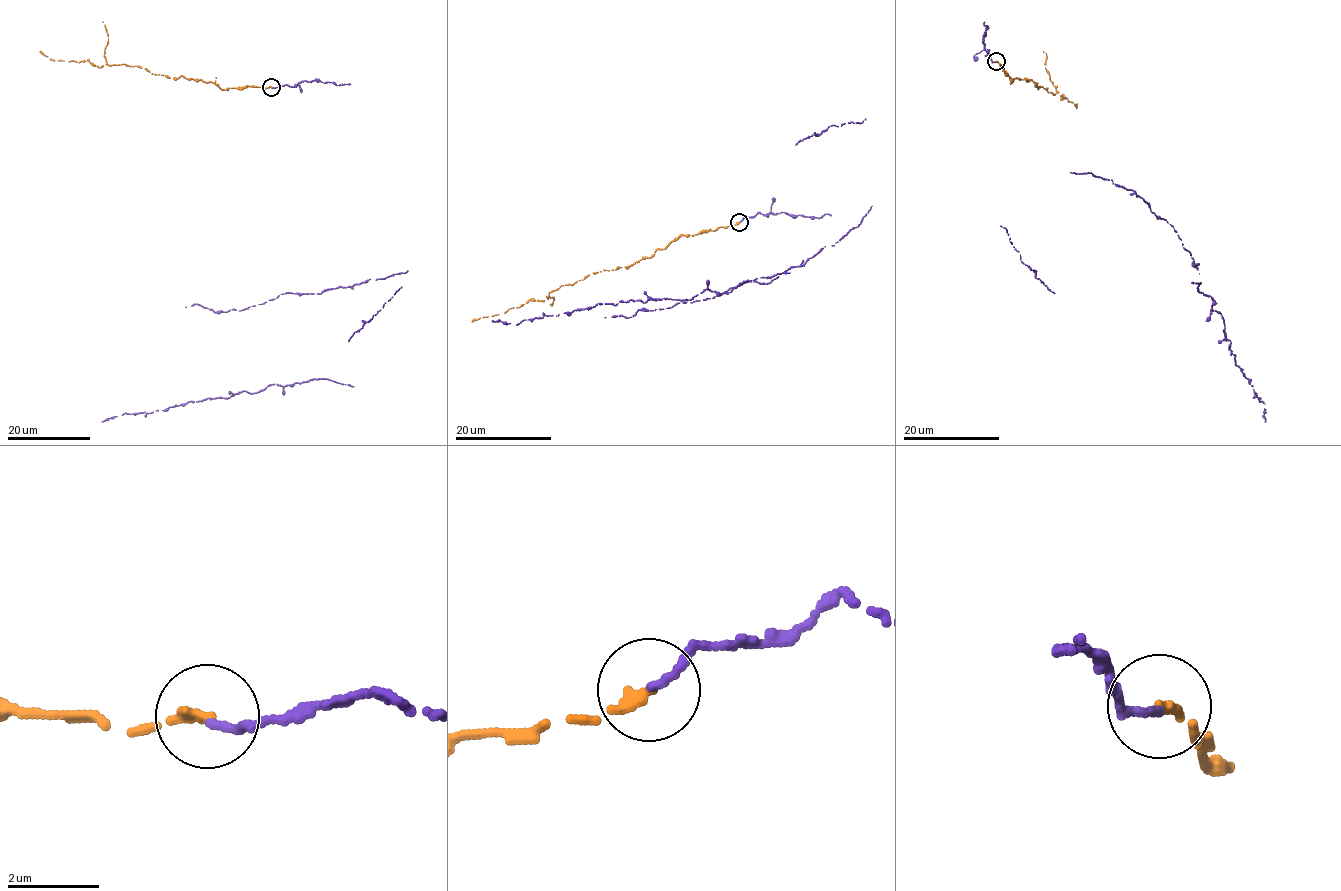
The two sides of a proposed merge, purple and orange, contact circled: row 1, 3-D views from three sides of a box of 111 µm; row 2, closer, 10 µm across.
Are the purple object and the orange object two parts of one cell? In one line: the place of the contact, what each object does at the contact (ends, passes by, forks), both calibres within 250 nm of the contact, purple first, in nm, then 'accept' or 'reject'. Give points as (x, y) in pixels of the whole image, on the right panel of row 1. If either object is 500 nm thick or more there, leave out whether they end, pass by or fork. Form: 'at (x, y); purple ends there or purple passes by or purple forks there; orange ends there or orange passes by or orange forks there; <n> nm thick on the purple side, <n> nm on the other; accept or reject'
at (996, 61); purple ends there; orange ends there; 170 nm thick on the purple side, 260 nm on the other; accept

